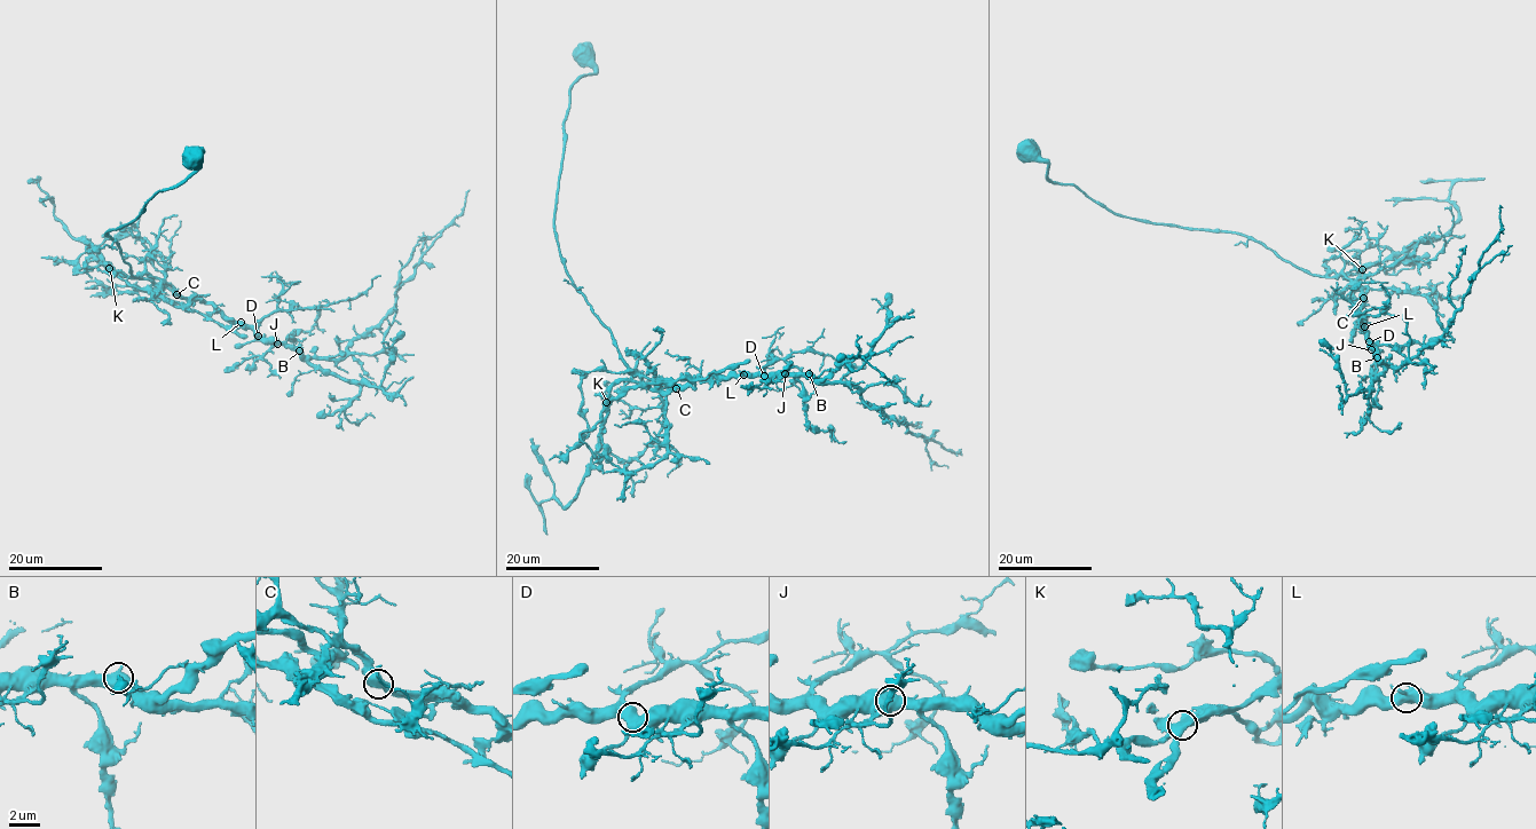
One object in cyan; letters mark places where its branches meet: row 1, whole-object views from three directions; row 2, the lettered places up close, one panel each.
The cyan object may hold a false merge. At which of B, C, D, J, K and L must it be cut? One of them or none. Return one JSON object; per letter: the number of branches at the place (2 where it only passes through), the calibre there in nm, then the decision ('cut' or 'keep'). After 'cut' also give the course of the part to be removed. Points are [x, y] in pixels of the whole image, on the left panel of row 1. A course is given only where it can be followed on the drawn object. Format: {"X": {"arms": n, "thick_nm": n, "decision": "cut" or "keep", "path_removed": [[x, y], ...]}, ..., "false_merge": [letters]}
{"B": {"arms": 2, "thick_nm": 600, "decision": "keep"}, "C": {"arms": 2, "thick_nm": 650, "decision": "keep"}, "D": {"arms": 2, "thick_nm": 650, "decision": "keep"}, "J": {"arms": 2, "thick_nm": 550, "decision": "keep"}, "K": {"arms": 2, "thick_nm": 750, "decision": "cut", "path_removed": [[109, 268], [86, 241], [70, 235], [54, 215], [49, 199], [53, 198], [42, 200]]}, "L": {"arms": 2, "thick_nm": 550, "decision": "keep"}, "false_merge": ["K"]}

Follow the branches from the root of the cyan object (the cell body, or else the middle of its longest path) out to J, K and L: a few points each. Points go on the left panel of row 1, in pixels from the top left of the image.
J: (194, 157), (196, 168), (182, 181), (104, 235), (132, 276), (159, 277), (277, 344)
K: (194, 157), (196, 168), (182, 181), (104, 233), (132, 276), (164, 283), (109, 268)
L: (194, 157), (196, 168), (182, 181), (104, 235), (132, 276), (159, 277), (241, 322)

